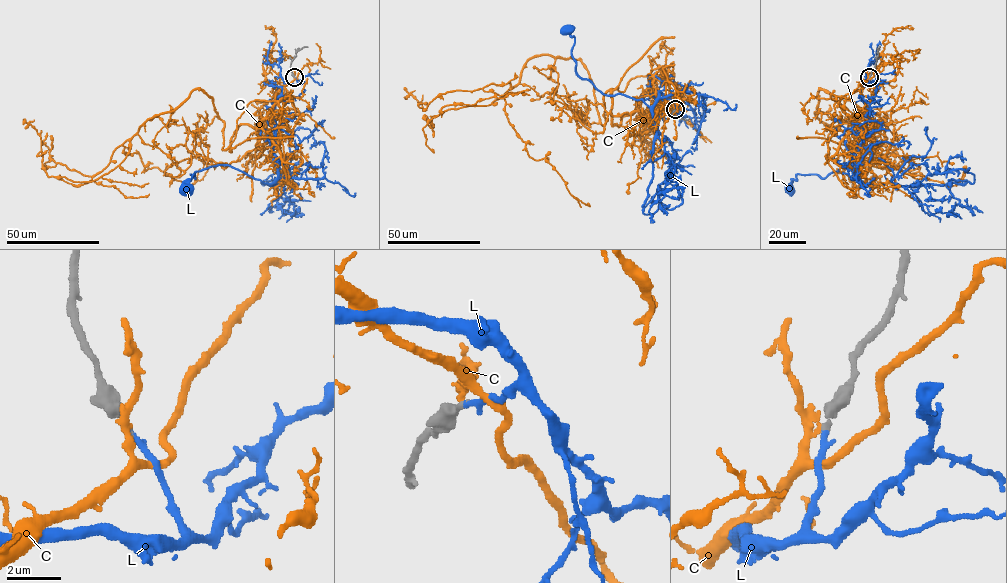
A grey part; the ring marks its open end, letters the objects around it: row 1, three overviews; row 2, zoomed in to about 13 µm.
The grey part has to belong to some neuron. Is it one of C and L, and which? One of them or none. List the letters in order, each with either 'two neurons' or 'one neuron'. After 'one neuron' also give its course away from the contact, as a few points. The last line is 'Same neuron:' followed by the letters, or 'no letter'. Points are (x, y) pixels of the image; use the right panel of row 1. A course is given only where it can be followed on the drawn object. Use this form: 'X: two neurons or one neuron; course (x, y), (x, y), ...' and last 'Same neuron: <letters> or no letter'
C: two neurons
L: one neuron; course (870, 77), (853, 157), (866, 183), (849, 165), (824, 178), (797, 174), (791, 191)
Same neuron: L

